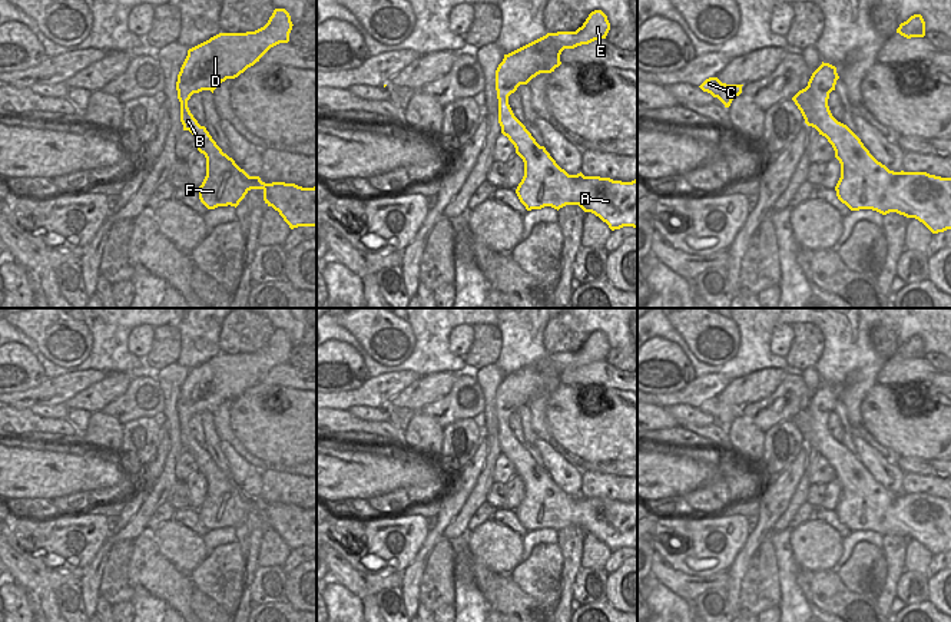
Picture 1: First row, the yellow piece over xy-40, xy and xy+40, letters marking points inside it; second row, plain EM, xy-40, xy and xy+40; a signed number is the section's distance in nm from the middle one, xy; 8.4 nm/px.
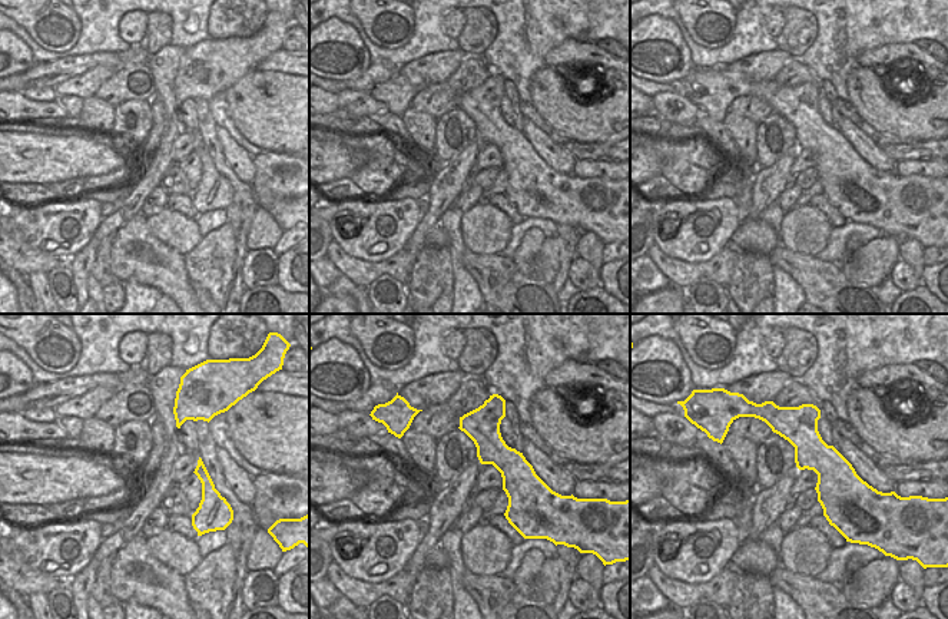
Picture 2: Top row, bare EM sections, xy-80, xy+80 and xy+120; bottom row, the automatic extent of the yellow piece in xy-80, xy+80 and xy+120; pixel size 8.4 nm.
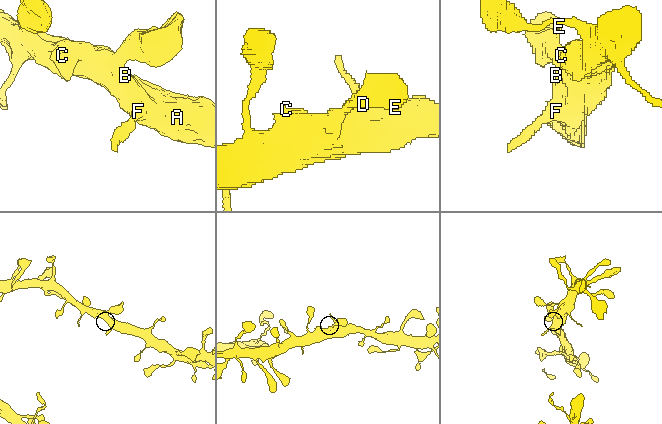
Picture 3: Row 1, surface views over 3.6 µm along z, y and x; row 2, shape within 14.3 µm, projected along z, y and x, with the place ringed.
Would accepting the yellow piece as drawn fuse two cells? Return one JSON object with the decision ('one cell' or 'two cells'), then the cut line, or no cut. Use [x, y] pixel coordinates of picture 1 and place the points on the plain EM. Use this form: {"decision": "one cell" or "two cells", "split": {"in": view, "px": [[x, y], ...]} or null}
{"decision": "one cell", "split": null}

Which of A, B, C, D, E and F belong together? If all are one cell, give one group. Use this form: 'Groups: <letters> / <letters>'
Groups: A B C D E F

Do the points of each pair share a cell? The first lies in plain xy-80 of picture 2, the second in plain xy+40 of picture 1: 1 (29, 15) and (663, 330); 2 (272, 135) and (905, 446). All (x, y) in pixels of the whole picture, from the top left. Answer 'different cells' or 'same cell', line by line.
1: different cells
2: same cell

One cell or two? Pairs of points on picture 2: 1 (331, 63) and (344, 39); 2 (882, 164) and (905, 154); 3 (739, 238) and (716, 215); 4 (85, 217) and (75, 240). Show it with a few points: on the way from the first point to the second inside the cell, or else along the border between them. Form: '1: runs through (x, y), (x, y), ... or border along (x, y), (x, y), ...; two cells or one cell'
1: runs through (331, 58), (331, 52), (338, 45); one cell
2: border along (882, 148), (895, 162); two cells
3: border along (741, 222), (729, 244); two cells
4: runs through (79, 222), (75, 234); one cell

